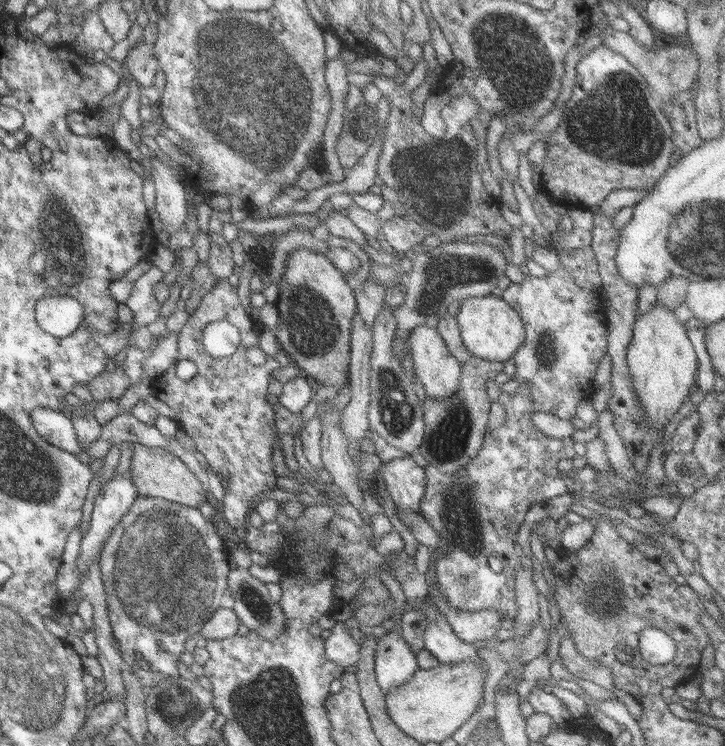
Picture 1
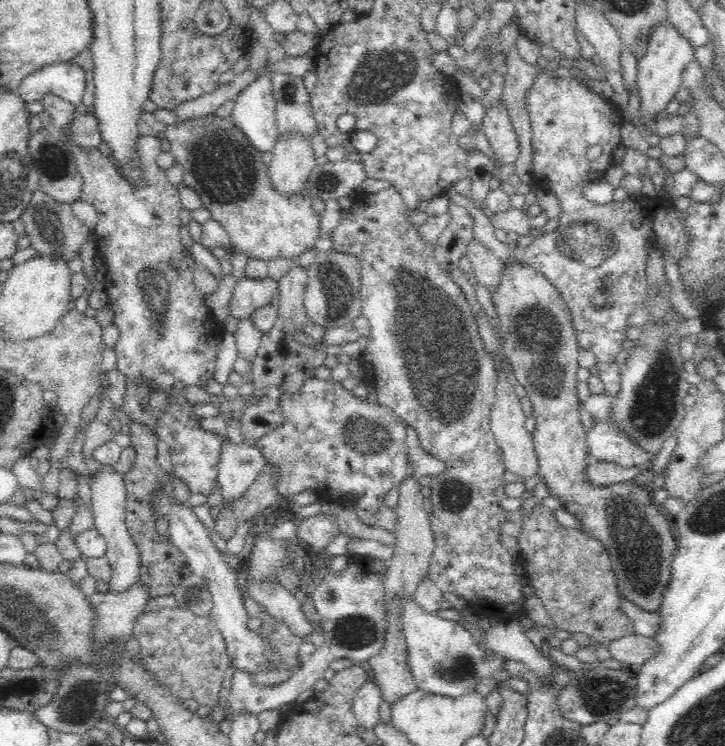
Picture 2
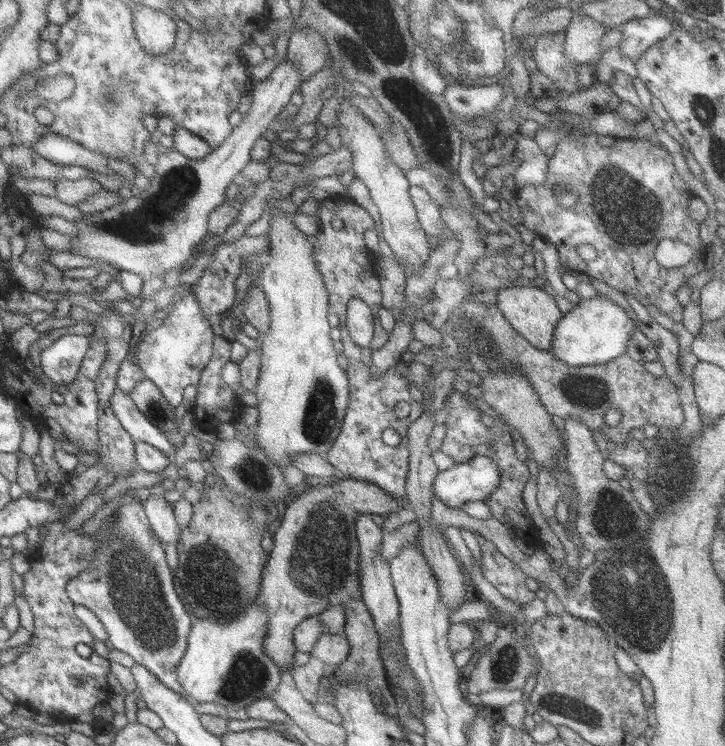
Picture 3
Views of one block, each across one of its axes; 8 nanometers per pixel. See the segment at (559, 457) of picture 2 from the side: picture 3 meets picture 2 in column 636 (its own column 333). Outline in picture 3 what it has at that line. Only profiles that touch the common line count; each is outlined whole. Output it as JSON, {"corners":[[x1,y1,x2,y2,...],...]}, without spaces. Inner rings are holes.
{"corners":[[340,478,338,484,334,484,332,486,302,486,301,490,295,494,295,496,291,496,291,499,285,502,281,506,281,523,279,527,273,533,273,547,269,553,266,553,266,561,264,562,263,570,260,574,260,583,258,586,258,595,256,596,256,602,261,607,263,614,266,614,266,637,262,642,262,651,276,664,276,667,280,670,286,670,286,668,293,667,292,658,293,654,295,654,296,648,294,647,292,641,292,632,294,626,297,626,303,619,307,617,313,617,314,615,318,615,321,611,324,611,326,608,330,606,342,606,344,610,344,634,346,637,346,641,349,645,349,652,347,653,346,659,339,663,334,667,335,674,339,677,341,682,347,682,347,684,351,684,351,682,365,682,367,686,384,686,386,684,386,680,384,679,384,668,382,666,382,660,380,659,380,644,379,638,376,634,376,630,374,629,374,624,371,618,371,615,367,612,365,605,361,602,360,598,360,579,358,578,358,543,356,542,356,536,354,535,354,518,359,516,360,514,378,514,379,516,386,518,389,514,394,514,398,508,405,508,407,506,407,502,404,498,397,498,391,496,390,494,384,493,383,490,379,490,377,486,373,486,371,484,365,482,359,482,351,479,343,479]]}

